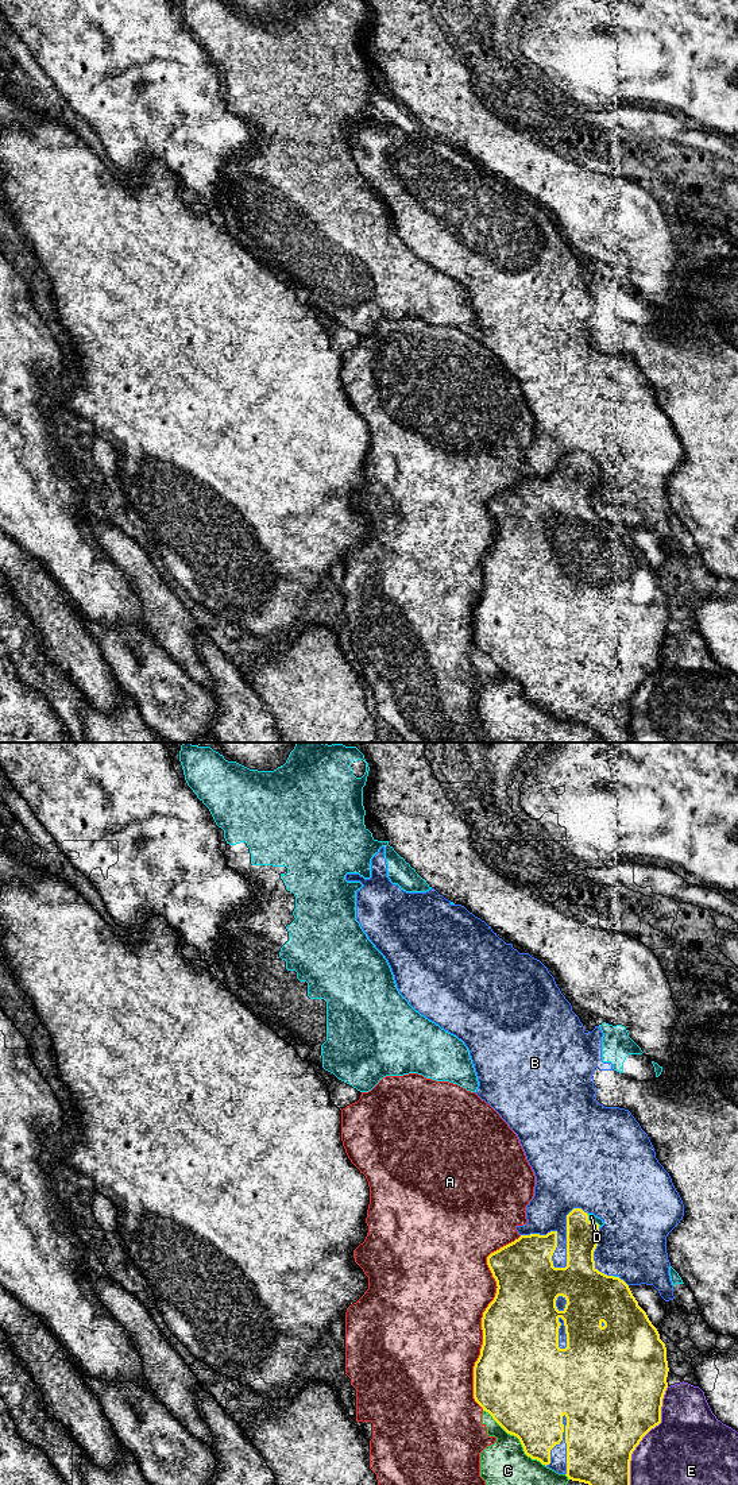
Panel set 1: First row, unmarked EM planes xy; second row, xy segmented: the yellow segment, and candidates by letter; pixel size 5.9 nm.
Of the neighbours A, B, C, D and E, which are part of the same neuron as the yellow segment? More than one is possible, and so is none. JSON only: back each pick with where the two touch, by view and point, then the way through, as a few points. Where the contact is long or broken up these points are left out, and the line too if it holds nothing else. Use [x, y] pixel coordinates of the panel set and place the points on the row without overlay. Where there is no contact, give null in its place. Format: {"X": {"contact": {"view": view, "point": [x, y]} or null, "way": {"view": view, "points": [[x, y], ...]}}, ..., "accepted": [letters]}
{"accepted": []}

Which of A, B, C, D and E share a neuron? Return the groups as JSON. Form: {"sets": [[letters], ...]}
{"sets": [["A"], ["B"], ["C", "E"], ["D"]]}

